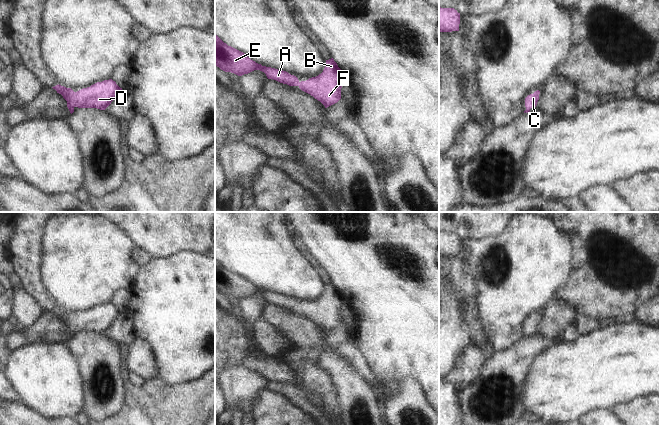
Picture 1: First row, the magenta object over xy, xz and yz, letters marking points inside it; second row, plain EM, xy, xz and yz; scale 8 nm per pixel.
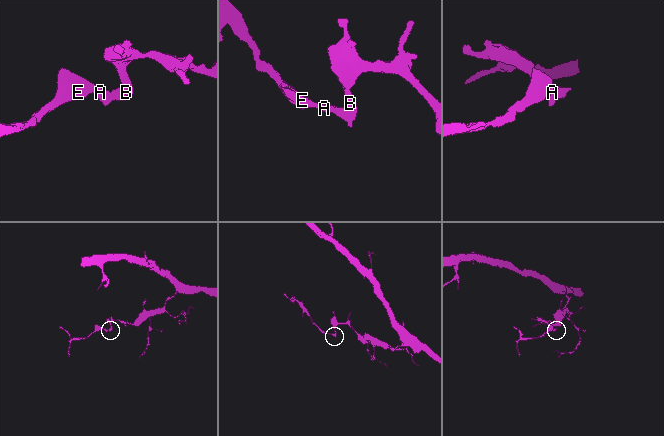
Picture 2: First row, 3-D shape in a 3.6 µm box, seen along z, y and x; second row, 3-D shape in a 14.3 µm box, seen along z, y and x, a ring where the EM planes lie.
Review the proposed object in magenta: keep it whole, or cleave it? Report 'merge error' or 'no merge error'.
no merge error

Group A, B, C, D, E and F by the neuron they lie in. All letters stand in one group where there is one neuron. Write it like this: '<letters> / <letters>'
A B C D E F

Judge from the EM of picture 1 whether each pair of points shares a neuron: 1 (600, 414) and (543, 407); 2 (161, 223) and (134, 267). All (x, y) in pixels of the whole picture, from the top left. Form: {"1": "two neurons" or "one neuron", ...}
{"1": "two neurons", "2": "two neurons"}

